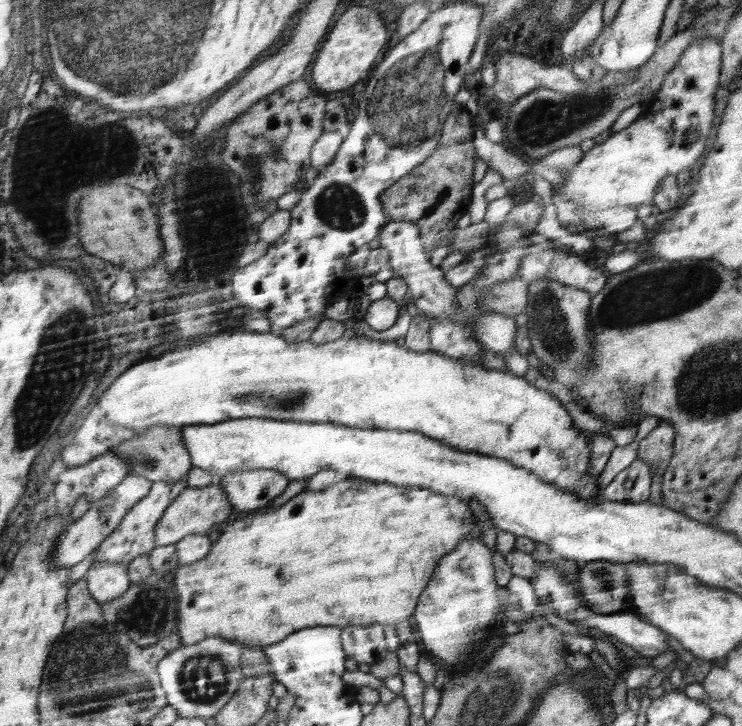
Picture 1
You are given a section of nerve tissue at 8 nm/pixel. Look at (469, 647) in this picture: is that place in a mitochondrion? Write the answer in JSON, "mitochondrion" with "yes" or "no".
{"mitochondrion":"yes"}

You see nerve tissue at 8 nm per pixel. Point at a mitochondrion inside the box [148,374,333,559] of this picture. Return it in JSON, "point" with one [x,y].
{"point":[295,399]}

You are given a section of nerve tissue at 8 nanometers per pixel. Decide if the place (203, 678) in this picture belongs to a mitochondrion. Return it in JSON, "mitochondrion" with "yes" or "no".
{"mitochondrion":"yes"}

